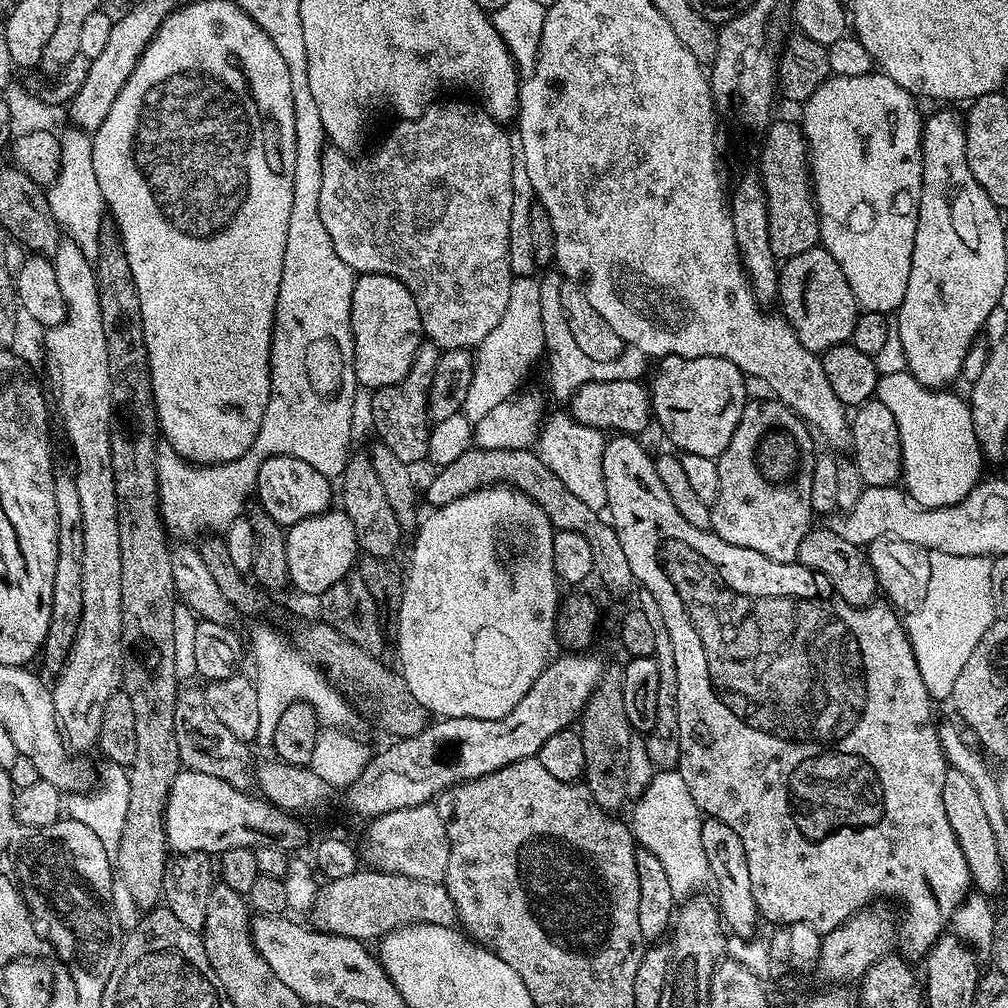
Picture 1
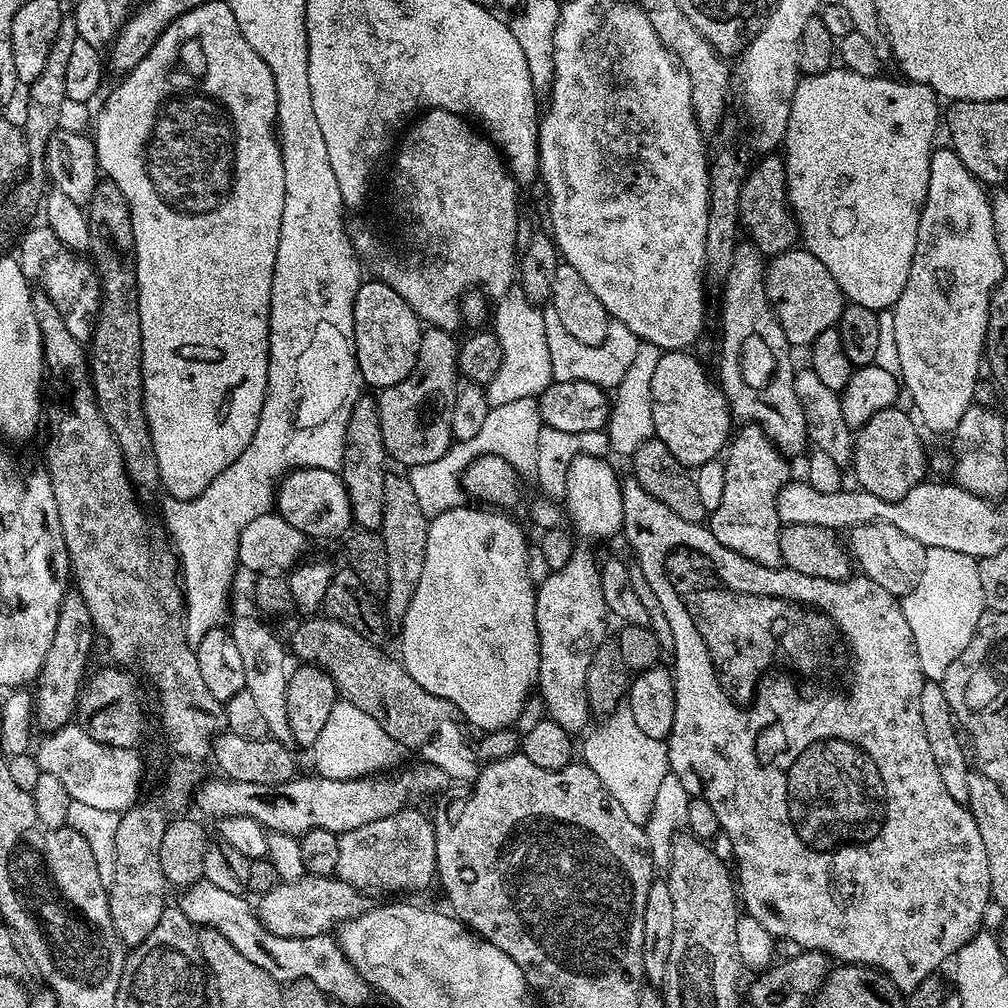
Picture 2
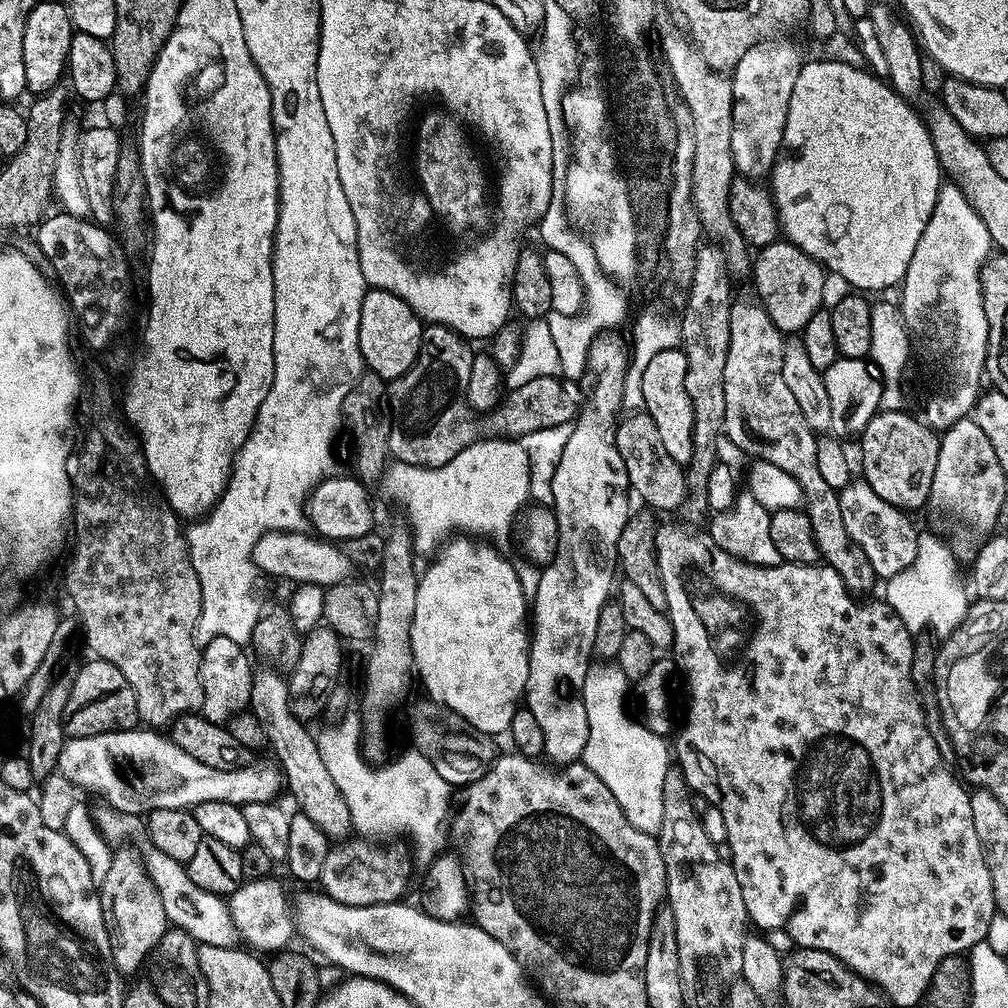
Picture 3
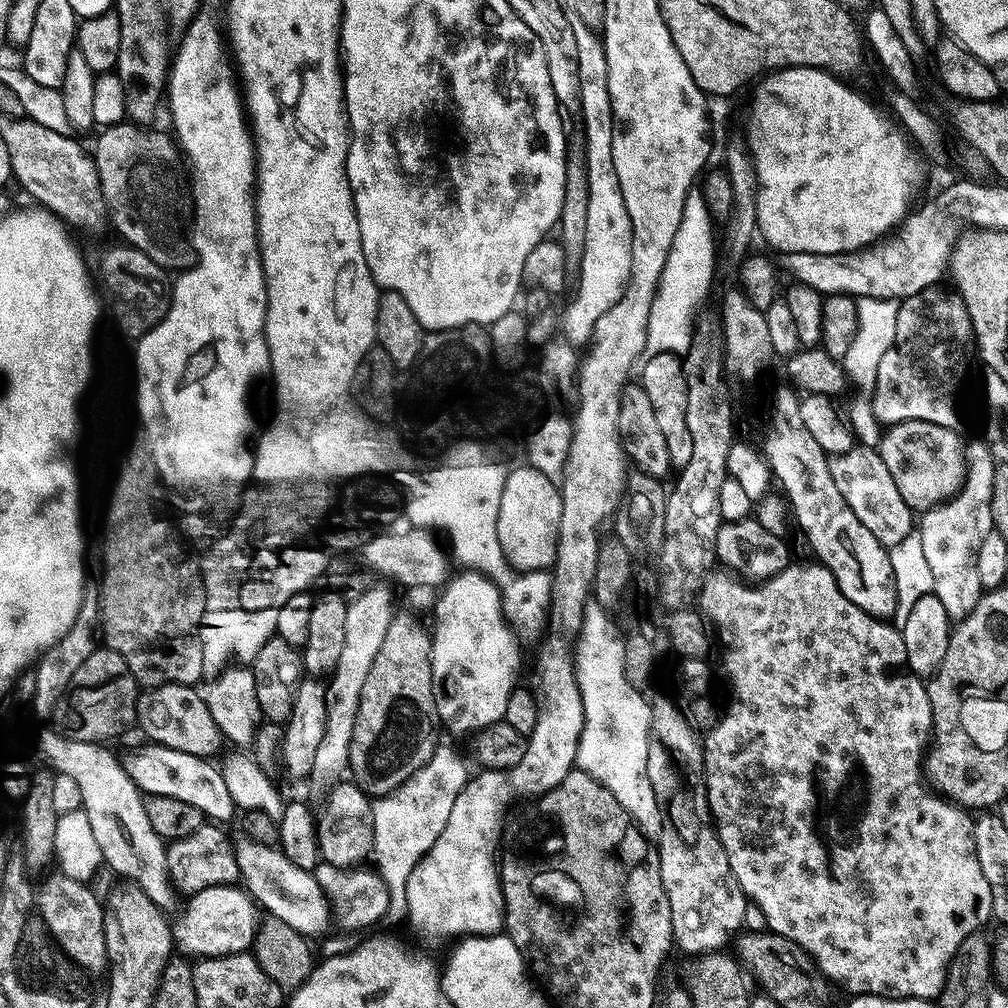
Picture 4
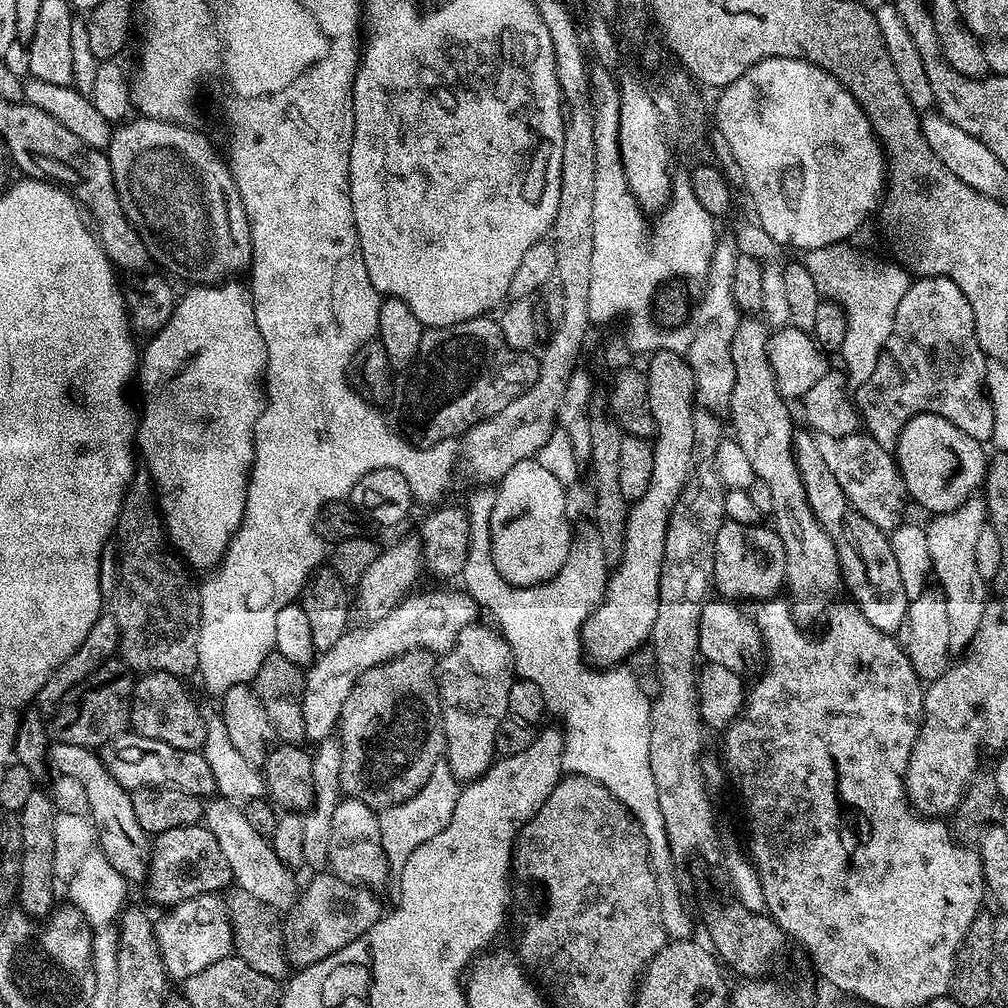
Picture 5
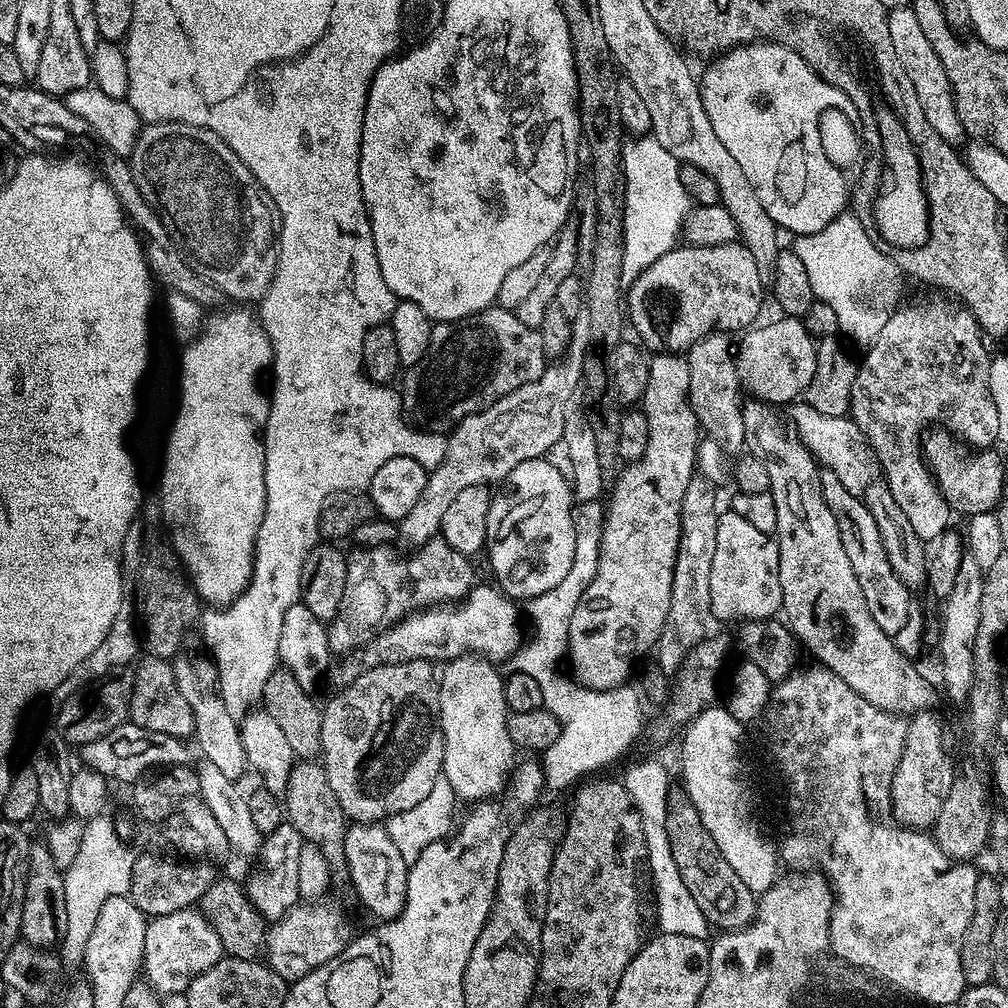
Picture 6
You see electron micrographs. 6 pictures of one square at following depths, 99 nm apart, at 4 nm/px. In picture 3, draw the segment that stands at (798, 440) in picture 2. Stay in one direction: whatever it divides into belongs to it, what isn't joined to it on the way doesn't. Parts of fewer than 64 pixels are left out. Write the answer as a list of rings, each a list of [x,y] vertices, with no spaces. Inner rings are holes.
[[[733,303],[730,310],[730,346],[724,371],[726,414],[723,435],[726,440],[728,436],[734,447],[749,452],[749,457],[770,462],[778,466],[778,470],[786,470],[786,474],[798,482],[819,555],[840,575],[849,593],[868,592],[872,583],[877,583],[876,571],[870,566],[870,558],[866,558],[850,534],[846,534],[837,489],[832,489],[828,485],[829,477],[818,470],[817,433],[806,424],[797,399],[790,394],[782,378],[784,341],[763,304]]]

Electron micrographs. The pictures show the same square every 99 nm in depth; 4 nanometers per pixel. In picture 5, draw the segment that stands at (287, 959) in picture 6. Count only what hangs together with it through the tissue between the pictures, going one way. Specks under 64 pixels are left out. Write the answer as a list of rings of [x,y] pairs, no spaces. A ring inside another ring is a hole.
[[[324,870],[303,889],[302,895],[293,908],[283,917],[284,953],[288,956],[289,965],[297,969],[308,964],[322,962],[330,954],[342,950],[354,942],[370,926],[378,923],[382,915],[380,900],[375,891],[362,884],[351,884],[340,876]]]

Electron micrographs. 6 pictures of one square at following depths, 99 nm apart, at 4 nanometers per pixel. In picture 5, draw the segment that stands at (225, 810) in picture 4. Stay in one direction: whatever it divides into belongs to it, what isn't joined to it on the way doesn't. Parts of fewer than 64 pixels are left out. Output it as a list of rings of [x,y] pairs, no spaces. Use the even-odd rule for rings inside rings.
[[[131,731],[123,732],[116,739],[104,744],[98,749],[100,760],[108,767],[110,774],[126,789],[141,788],[143,784],[164,784],[179,786],[195,792],[201,798],[208,798],[216,792],[214,774],[210,774],[210,766],[206,766],[206,758],[199,751],[184,751],[172,745],[163,745],[164,772],[160,768],[152,768],[160,760],[156,751],[161,751],[162,745],[157,740],[137,736]]]

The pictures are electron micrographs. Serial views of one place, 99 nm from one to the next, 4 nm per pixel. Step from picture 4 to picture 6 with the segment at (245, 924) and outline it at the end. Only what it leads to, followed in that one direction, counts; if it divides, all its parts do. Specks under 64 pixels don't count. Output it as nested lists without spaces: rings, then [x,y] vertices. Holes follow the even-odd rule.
[[[195,907],[183,908],[174,914],[154,916],[148,920],[146,942],[144,943],[144,962],[142,972],[147,983],[161,997],[187,993],[188,988],[214,962],[218,962],[226,952],[225,941],[221,940],[212,923],[203,912]]]

